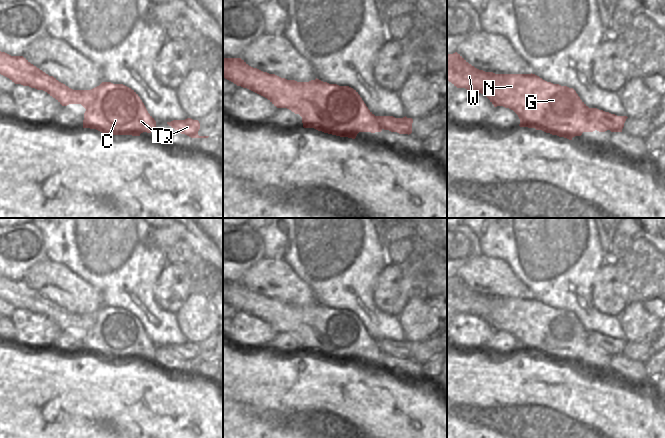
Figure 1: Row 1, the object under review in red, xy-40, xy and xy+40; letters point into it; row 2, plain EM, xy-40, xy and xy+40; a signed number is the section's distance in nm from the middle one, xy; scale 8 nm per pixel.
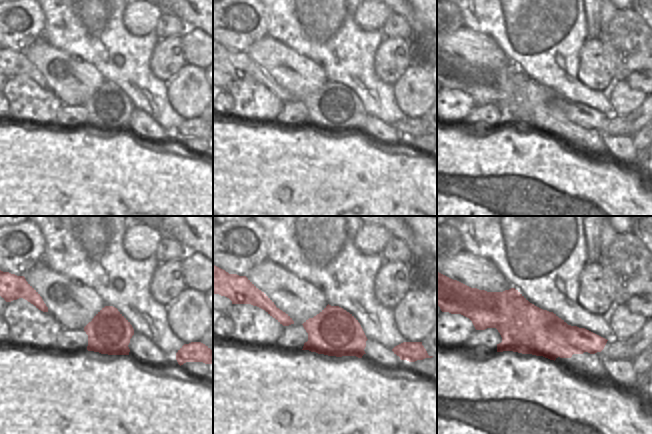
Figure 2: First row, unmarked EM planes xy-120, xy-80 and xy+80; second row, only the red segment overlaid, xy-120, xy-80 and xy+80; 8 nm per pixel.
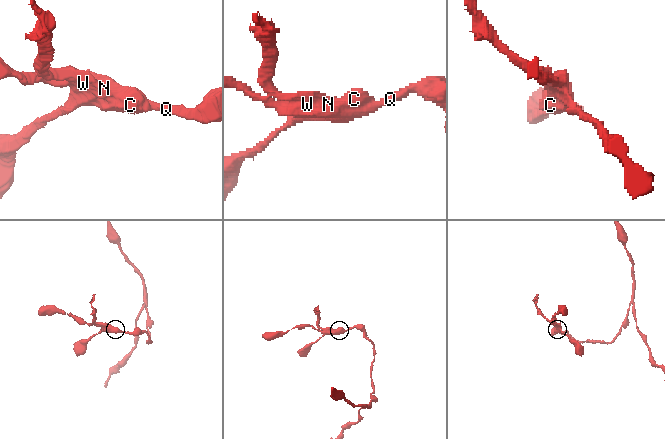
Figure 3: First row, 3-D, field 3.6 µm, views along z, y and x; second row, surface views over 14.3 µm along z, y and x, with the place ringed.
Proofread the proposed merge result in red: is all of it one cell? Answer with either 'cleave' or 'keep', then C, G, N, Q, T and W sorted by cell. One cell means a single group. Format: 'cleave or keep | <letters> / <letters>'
cleave | C G N T / Q W

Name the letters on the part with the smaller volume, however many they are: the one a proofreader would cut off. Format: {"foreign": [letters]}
{"foreign": ["C", "G", "N", "T"]}

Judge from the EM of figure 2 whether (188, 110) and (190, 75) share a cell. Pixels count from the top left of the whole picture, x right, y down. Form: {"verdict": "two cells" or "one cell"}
{"verdict": "one cell"}

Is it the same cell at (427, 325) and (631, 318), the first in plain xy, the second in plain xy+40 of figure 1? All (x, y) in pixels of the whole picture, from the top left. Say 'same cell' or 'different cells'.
same cell

